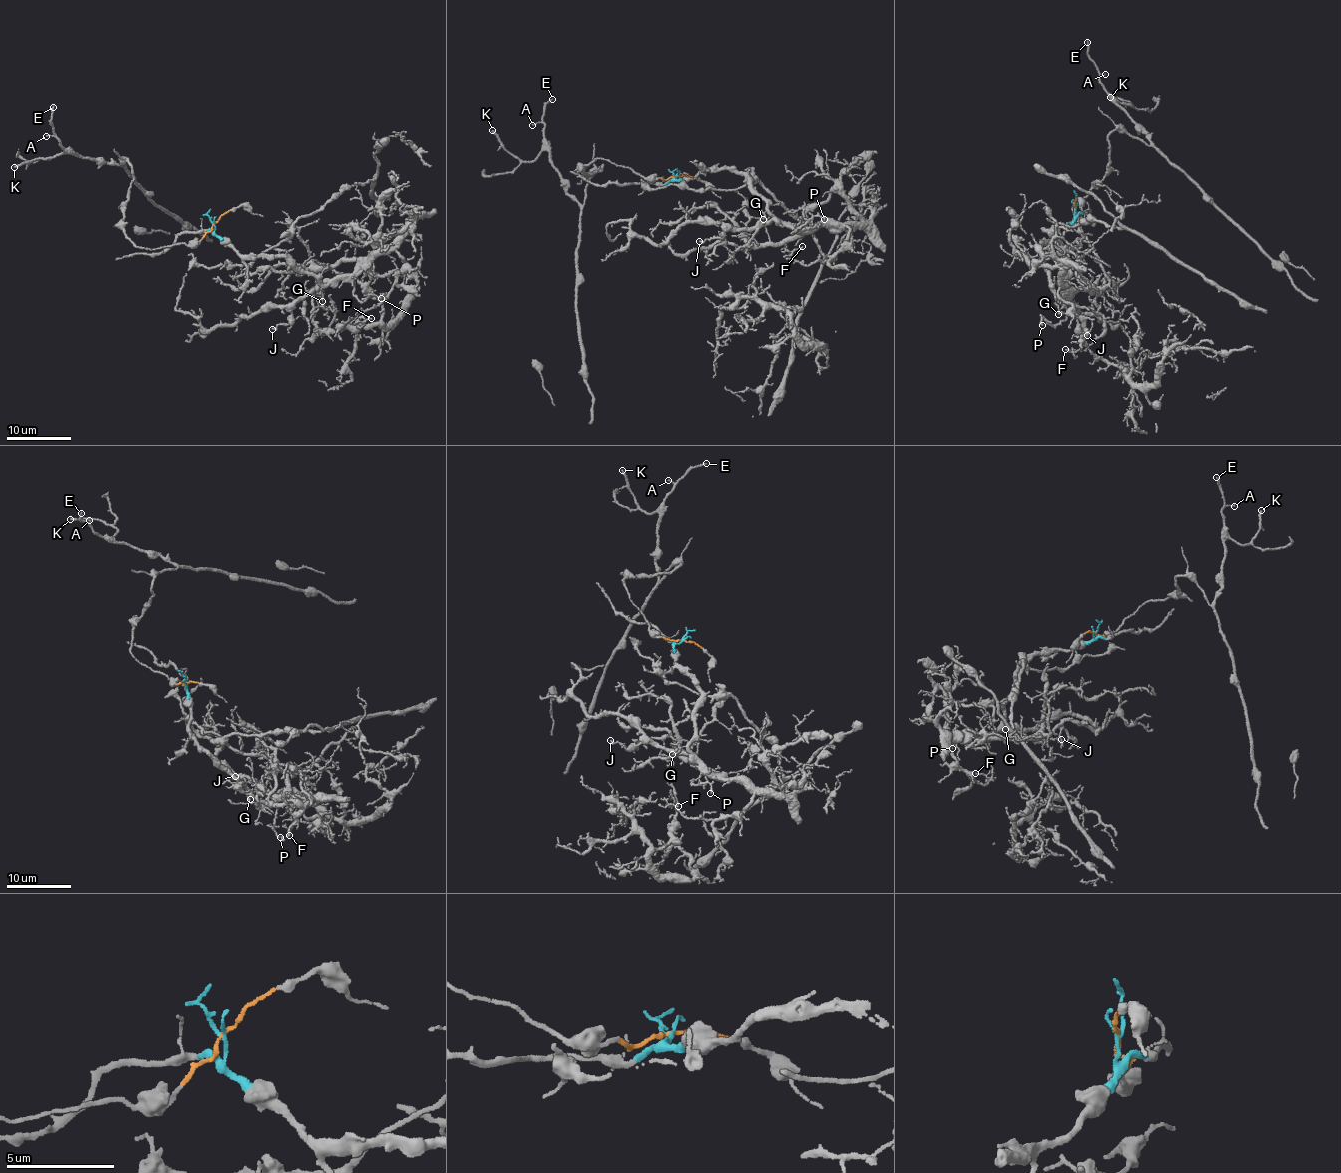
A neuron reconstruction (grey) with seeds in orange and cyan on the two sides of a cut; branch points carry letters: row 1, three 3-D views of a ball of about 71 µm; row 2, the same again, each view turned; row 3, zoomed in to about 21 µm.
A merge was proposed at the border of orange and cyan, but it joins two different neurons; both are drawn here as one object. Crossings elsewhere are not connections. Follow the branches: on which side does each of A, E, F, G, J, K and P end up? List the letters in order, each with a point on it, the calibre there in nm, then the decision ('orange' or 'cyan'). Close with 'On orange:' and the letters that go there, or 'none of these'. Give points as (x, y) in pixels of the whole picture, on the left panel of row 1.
A: place (46, 136); calibre 110 nm; orange
E: place (53, 107); calibre 190 nm; orange
F: place (371, 318); calibre 120 nm; cyan
G: place (322, 301); calibre 100 nm; cyan
J: place (272, 329); calibre 190 nm; cyan
K: place (14, 167); calibre 240 nm; orange
P: place (381, 298); calibre 200 nm; cyan
On orange: A, E, K

